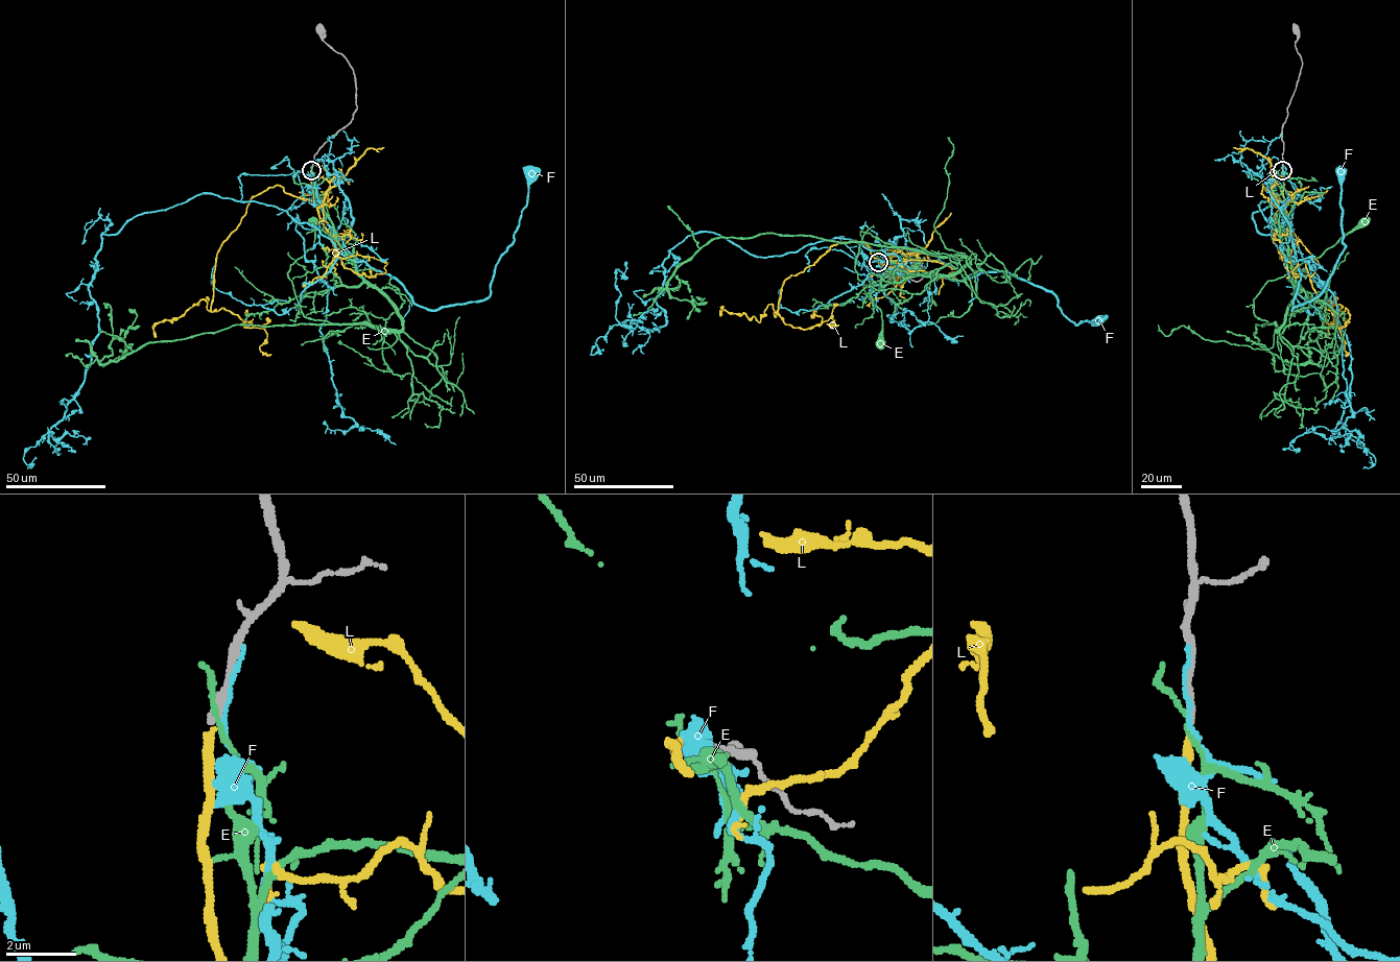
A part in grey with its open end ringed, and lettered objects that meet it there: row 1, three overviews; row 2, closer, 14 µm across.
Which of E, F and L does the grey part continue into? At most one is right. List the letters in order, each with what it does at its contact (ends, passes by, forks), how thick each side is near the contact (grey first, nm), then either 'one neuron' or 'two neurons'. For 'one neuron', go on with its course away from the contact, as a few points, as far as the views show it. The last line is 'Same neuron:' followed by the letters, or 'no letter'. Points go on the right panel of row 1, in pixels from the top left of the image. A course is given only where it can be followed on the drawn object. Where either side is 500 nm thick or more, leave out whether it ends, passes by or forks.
E: it passes by; 280 nm thick on the grey side, 120 nm on the other; two neurons
F: it ends there; 220 nm thick on the grey side, 130 nm on the other; two neurons
L: it ends there; 260 nm thick on the grey side, 240 nm on the other; one neuron; it runs (1282, 170), (1283, 201), (1261, 194), (1263, 185), (1280, 200), (1319, 302), (1348, 310), (1338, 329), (1345, 354)
Same neuron: L

